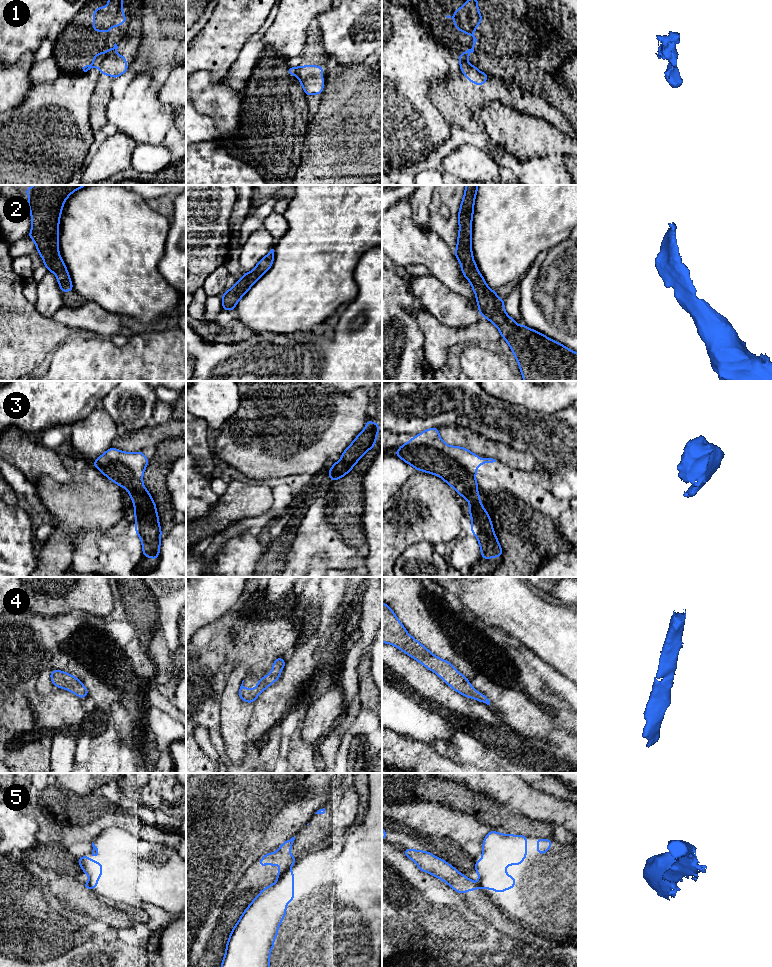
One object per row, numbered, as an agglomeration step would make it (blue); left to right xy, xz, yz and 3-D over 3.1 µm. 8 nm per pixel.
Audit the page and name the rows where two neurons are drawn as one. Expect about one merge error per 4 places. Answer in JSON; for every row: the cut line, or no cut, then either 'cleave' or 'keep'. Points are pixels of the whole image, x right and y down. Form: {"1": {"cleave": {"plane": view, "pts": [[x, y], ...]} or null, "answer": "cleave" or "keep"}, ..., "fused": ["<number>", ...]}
{"1": {"cleave": {"plane": "xy", "pts": [[114, 54], [106, 57], [98, 66]]}, "answer": "cleave"}, "2": {"cleave": null, "answer": "keep"}, "3": {"cleave": null, "answer": "keep"}, "4": {"cleave": null, "answer": "keep"}, "5": {"cleave": {"plane": "xz", "pts": [[289, 867], [278, 879]]}, "answer": "cleave"}, "fused": ["1", "5"]}

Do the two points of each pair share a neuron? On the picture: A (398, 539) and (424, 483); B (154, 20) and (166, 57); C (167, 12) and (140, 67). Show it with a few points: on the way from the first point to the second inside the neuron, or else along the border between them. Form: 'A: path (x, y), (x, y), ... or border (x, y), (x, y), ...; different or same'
A: path (402, 525), (410, 514), (410, 502), (413, 497); same
B: path (163, 29), (163, 39), (166, 42), (166, 48); same
C: path (167, 26), (167, 39), (153, 53); same

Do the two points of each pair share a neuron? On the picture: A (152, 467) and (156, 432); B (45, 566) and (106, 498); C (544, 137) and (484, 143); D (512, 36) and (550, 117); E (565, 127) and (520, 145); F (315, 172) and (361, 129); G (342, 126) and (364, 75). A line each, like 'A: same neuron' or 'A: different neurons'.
A: different neurons
B: same neuron
C: different neurons
D: different neurons
E: different neurons
F: same neuron
G: same neuron

